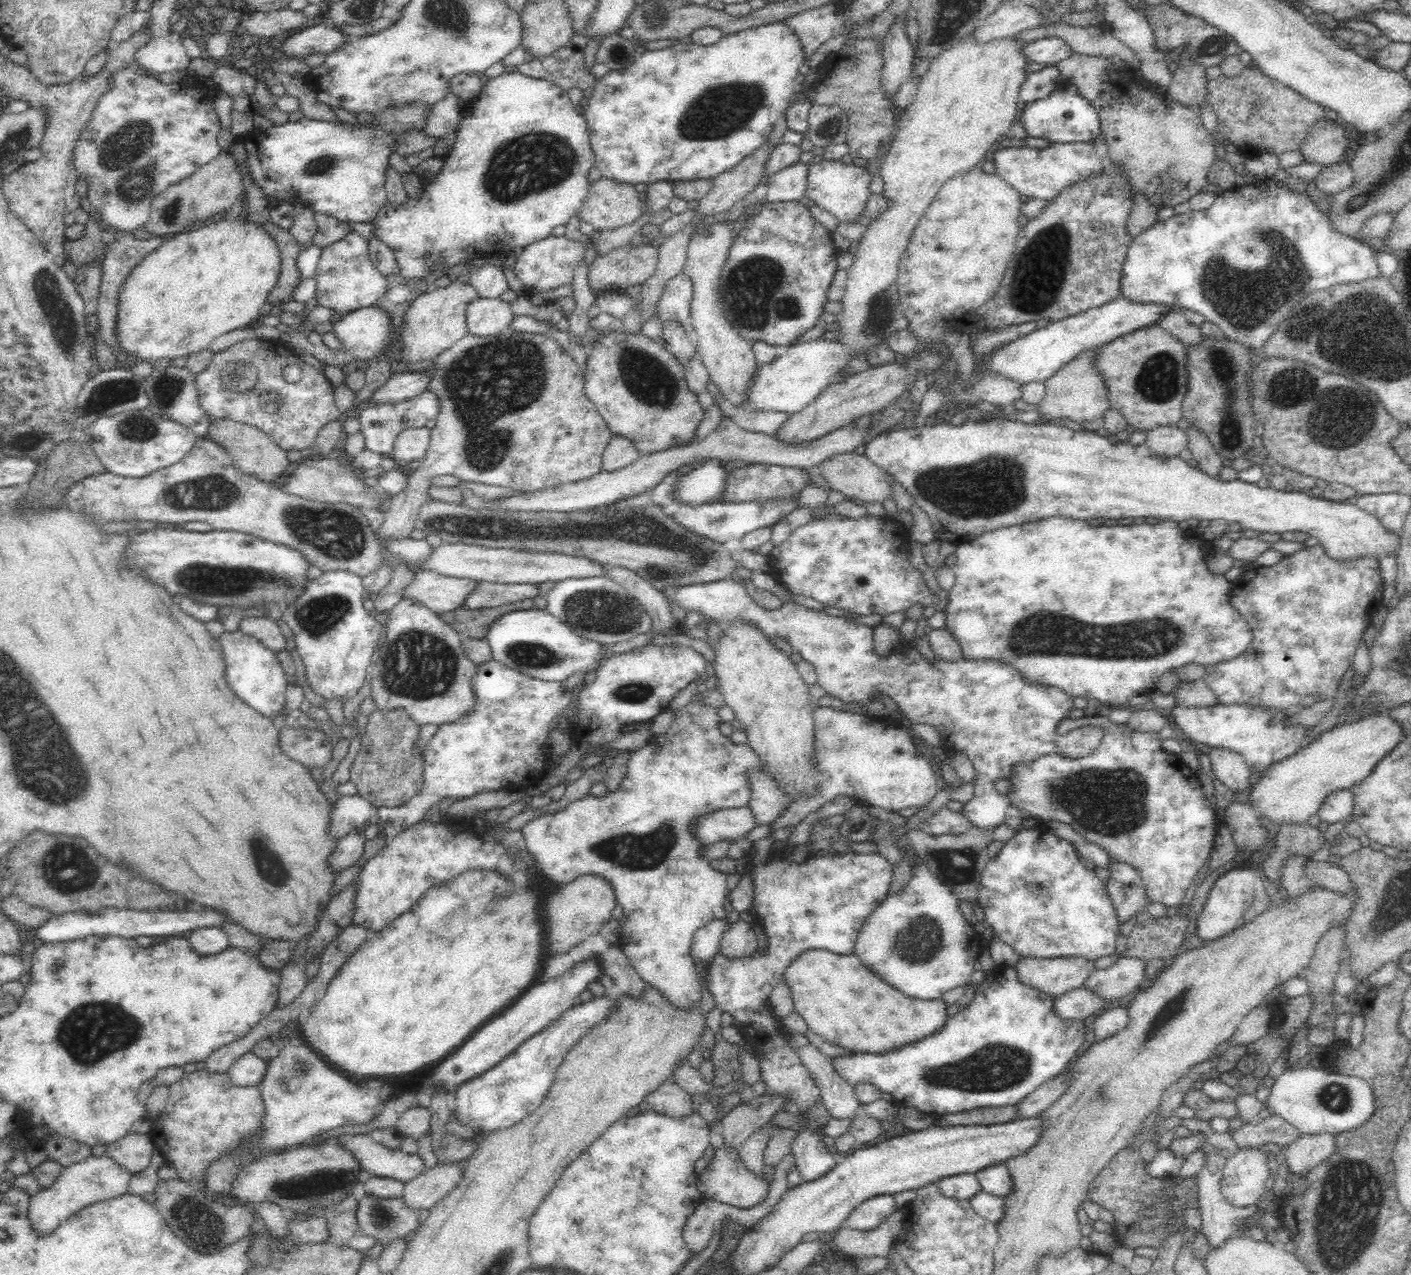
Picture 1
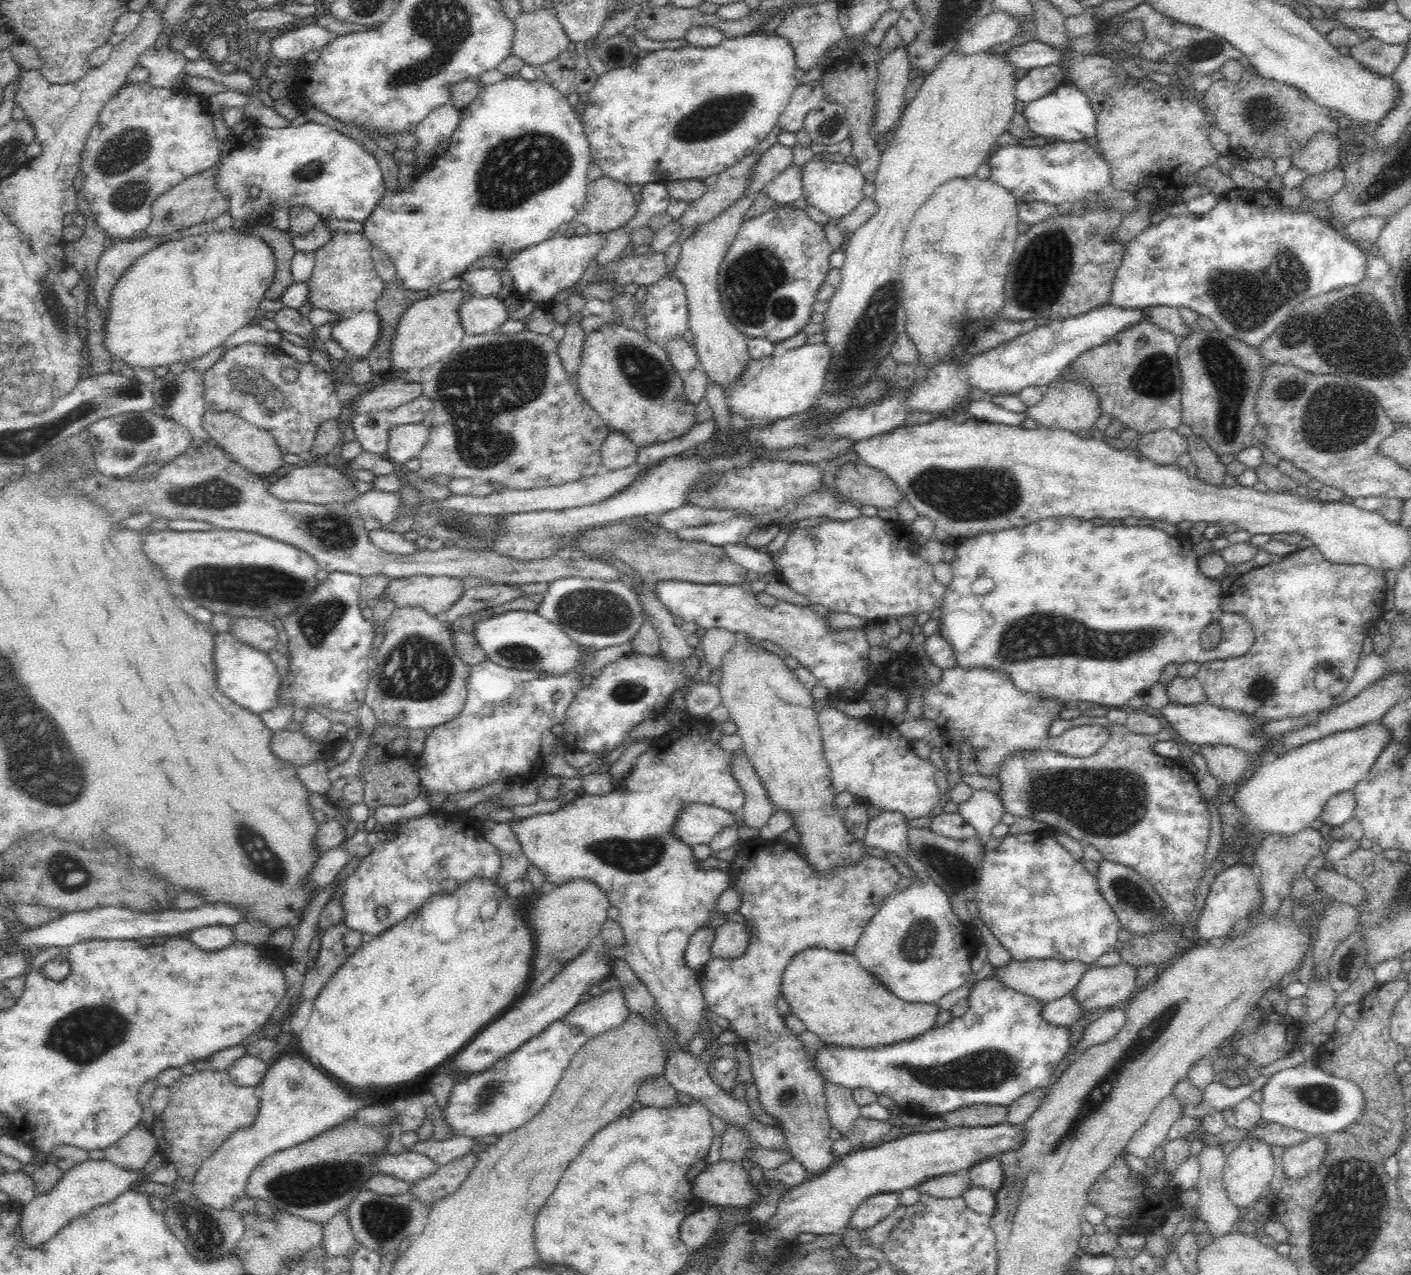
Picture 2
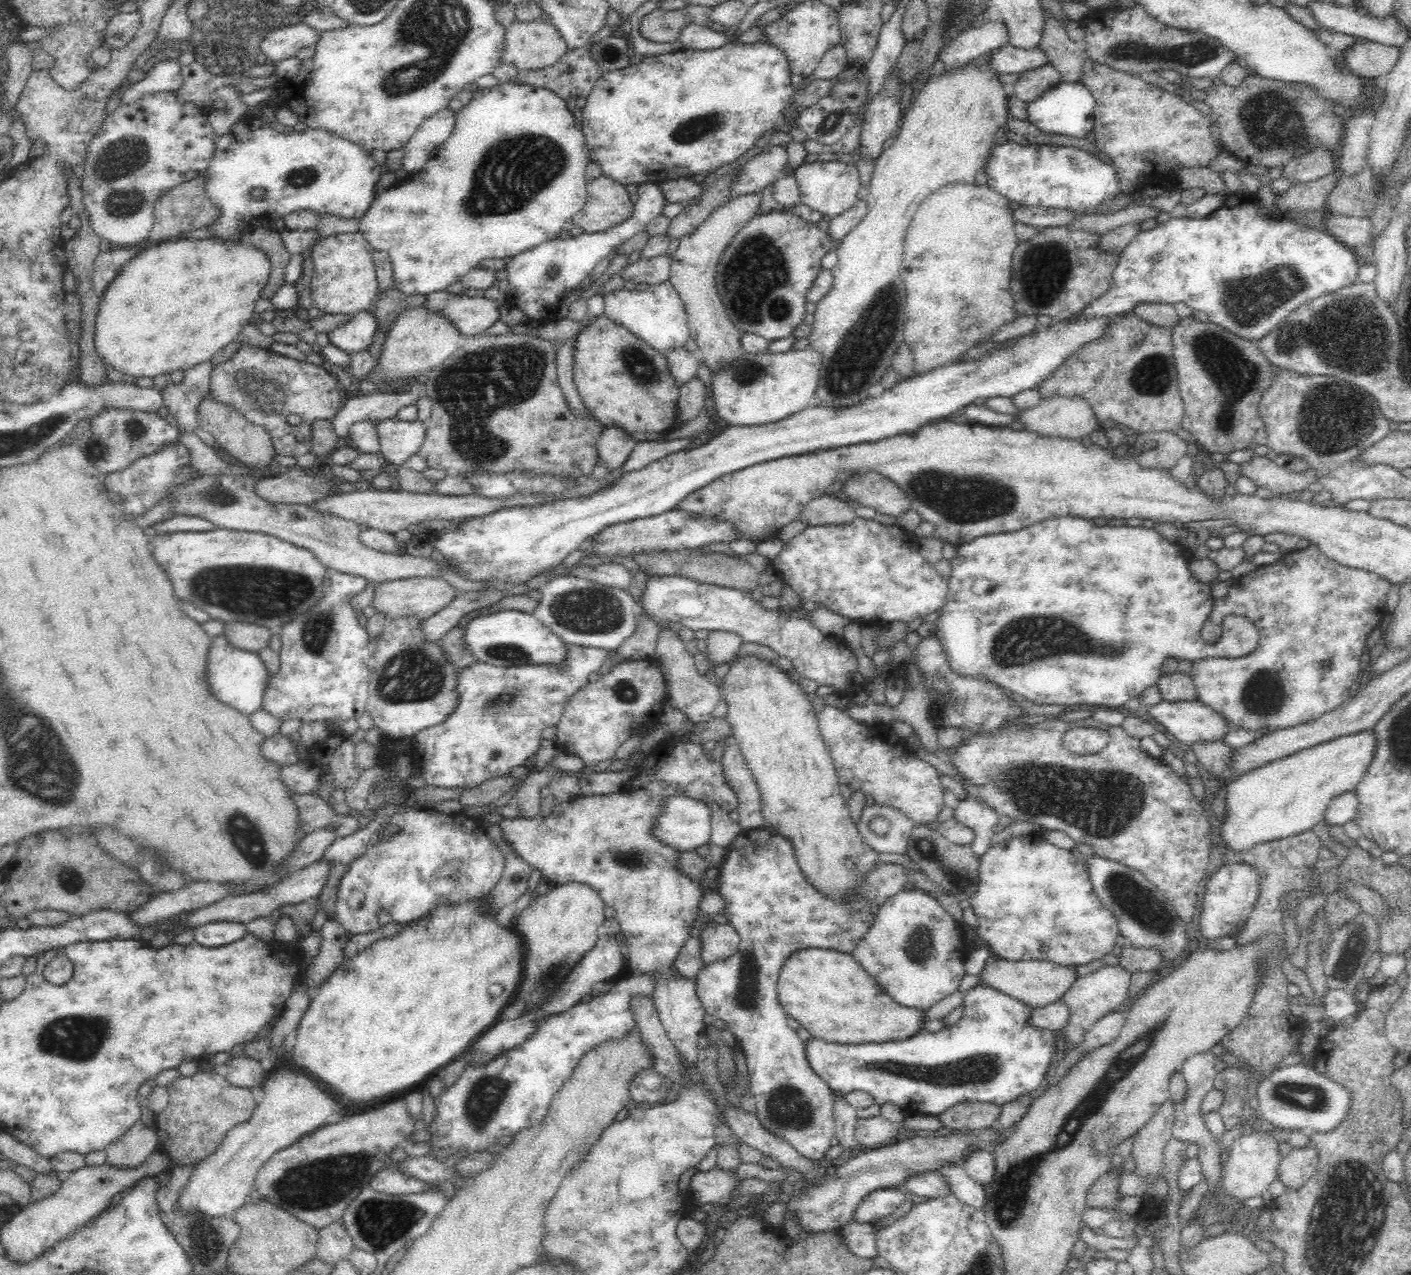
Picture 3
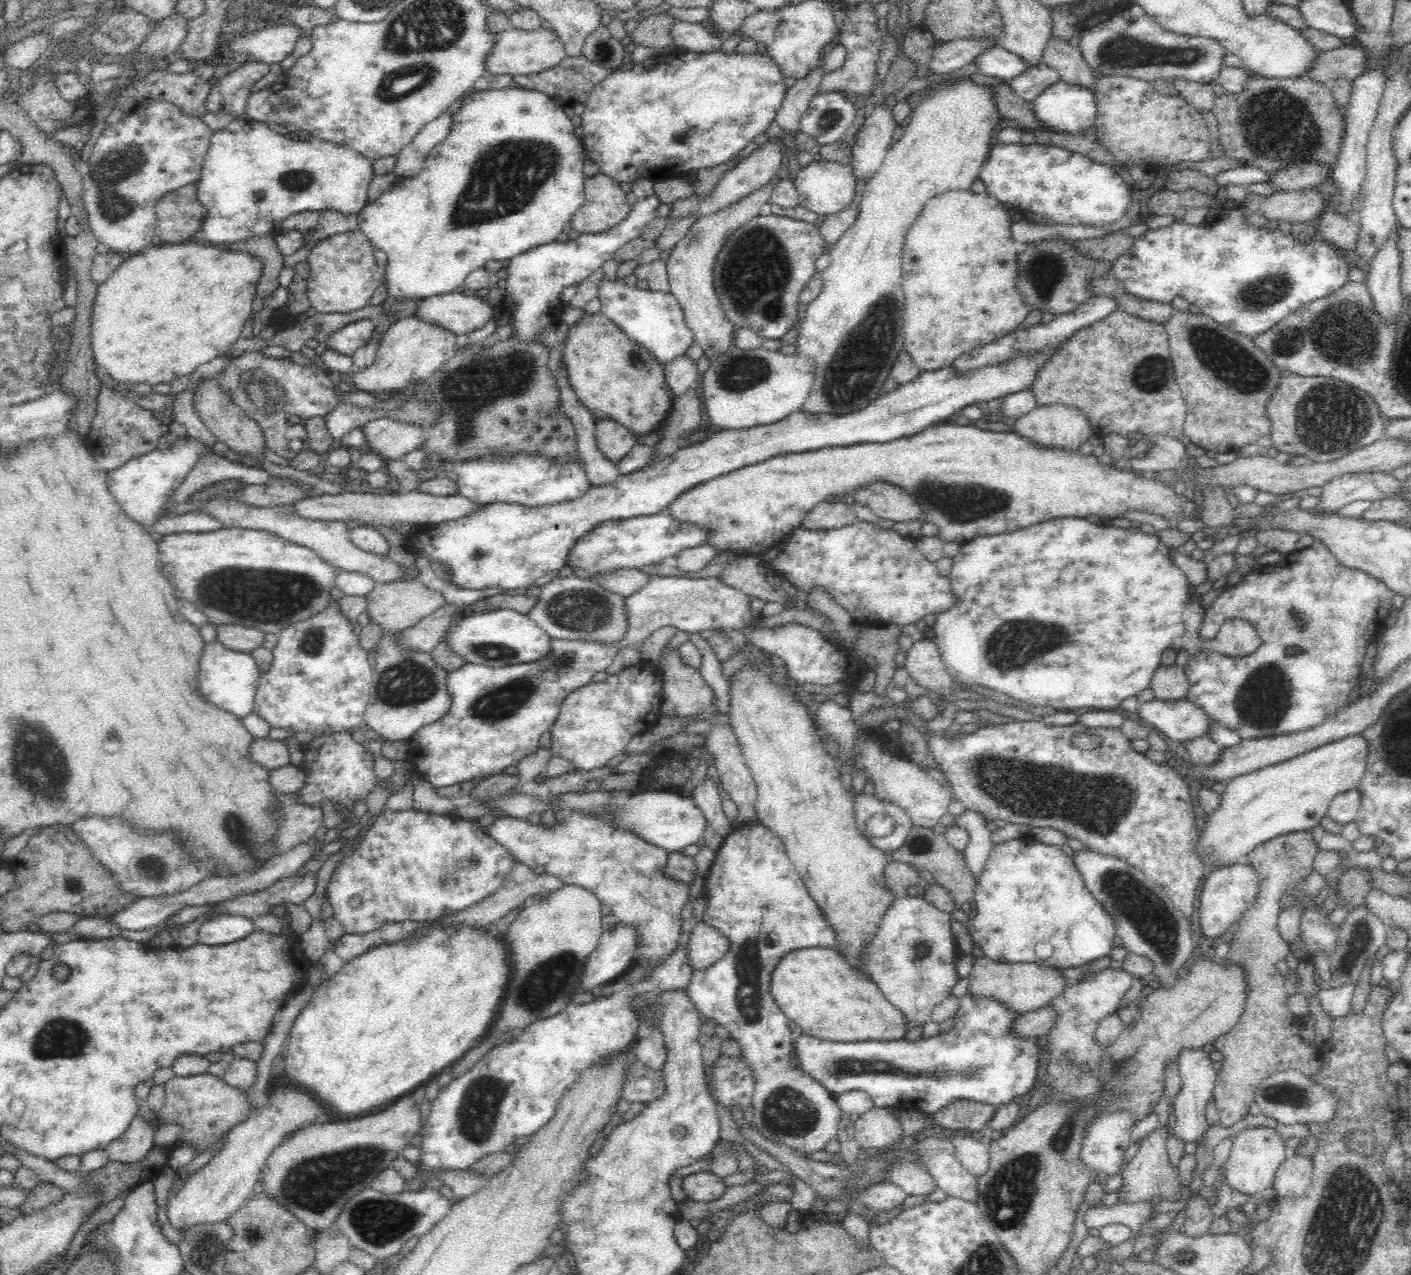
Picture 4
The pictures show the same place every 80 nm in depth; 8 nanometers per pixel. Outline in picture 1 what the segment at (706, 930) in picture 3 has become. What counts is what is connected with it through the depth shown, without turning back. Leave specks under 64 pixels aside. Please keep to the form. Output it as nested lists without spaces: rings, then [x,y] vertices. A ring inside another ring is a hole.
[[[743,916],[737,922],[730,923],[722,933],[717,955],[729,959],[751,956],[757,946],[756,934],[752,929],[750,918]]]

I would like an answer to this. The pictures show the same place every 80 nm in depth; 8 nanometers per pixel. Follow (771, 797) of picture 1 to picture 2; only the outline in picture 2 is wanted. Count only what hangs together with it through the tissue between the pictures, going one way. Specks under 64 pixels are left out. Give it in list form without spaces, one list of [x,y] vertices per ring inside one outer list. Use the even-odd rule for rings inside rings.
[[[737,750],[737,754],[739,755],[732,759],[731,771],[744,793],[744,804],[740,815],[746,827],[760,829],[767,824],[776,810],[768,800],[762,781],[750,759],[740,750]]]

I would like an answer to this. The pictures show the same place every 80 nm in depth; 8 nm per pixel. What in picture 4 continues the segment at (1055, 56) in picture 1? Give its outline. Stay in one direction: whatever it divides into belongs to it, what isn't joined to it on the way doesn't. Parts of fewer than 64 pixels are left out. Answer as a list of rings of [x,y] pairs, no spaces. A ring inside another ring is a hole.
[[[1000,45],[985,50],[975,59],[974,64],[980,74],[1000,78],[1000,80],[1006,80],[1008,83],[1030,68],[1025,60],[1019,57],[1019,54],[1014,54]]]

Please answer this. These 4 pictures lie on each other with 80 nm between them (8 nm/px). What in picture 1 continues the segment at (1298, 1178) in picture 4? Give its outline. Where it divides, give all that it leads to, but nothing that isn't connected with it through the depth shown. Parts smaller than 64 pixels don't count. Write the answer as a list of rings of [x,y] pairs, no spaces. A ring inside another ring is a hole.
[[[1301,1134],[1298,1140],[1283,1149],[1289,1172],[1299,1174],[1304,1170],[1310,1170],[1325,1161],[1331,1155],[1334,1147],[1334,1134]]]

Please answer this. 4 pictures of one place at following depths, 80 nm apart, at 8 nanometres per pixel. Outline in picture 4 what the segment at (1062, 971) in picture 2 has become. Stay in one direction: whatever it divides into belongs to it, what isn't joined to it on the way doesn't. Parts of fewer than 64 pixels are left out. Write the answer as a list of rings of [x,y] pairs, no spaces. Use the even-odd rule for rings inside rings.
[[[984,957],[978,958],[972,966],[967,992],[999,1000],[1010,1010],[1023,1015],[1047,1006],[1050,1001],[1064,992],[1066,985],[1068,983],[1062,975],[1062,970],[1055,967],[1030,962],[997,962]]]

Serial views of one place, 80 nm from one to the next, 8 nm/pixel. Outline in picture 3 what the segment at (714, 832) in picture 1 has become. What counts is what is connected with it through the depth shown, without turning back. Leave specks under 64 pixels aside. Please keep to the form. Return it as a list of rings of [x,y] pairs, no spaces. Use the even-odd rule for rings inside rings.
[[[684,795],[668,797],[661,804],[654,835],[678,851],[693,851],[708,844],[711,818],[711,810],[702,801]]]

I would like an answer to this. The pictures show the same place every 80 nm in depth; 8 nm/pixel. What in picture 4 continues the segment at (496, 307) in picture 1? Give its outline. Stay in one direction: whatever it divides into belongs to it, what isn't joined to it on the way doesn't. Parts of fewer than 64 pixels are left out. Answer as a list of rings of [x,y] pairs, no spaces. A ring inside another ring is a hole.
[[[450,291],[421,299],[414,314],[424,322],[441,326],[454,334],[474,332],[493,315],[494,306],[484,298]]]

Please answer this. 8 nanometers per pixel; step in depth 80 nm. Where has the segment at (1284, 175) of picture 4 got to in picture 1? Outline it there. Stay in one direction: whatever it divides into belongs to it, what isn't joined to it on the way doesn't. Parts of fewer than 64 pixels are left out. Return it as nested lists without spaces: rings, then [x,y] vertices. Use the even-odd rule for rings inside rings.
[[[1316,120],[1299,149],[1305,162],[1328,167],[1340,161],[1345,153],[1348,131],[1349,128],[1344,128],[1335,120]]]

